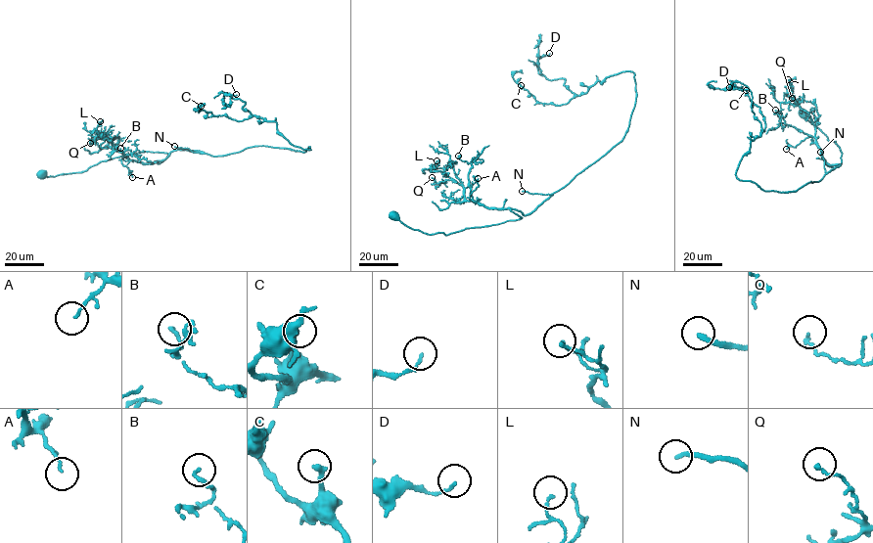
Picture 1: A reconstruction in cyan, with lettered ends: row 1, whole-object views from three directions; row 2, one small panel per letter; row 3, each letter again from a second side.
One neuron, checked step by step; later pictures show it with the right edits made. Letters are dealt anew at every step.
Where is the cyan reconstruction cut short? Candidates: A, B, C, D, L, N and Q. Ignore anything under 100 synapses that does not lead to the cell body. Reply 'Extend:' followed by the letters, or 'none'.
Extend: N

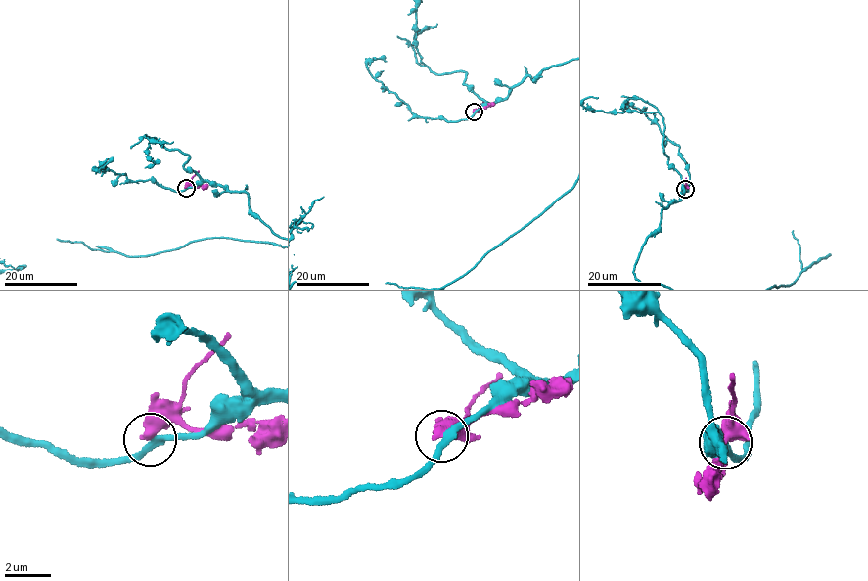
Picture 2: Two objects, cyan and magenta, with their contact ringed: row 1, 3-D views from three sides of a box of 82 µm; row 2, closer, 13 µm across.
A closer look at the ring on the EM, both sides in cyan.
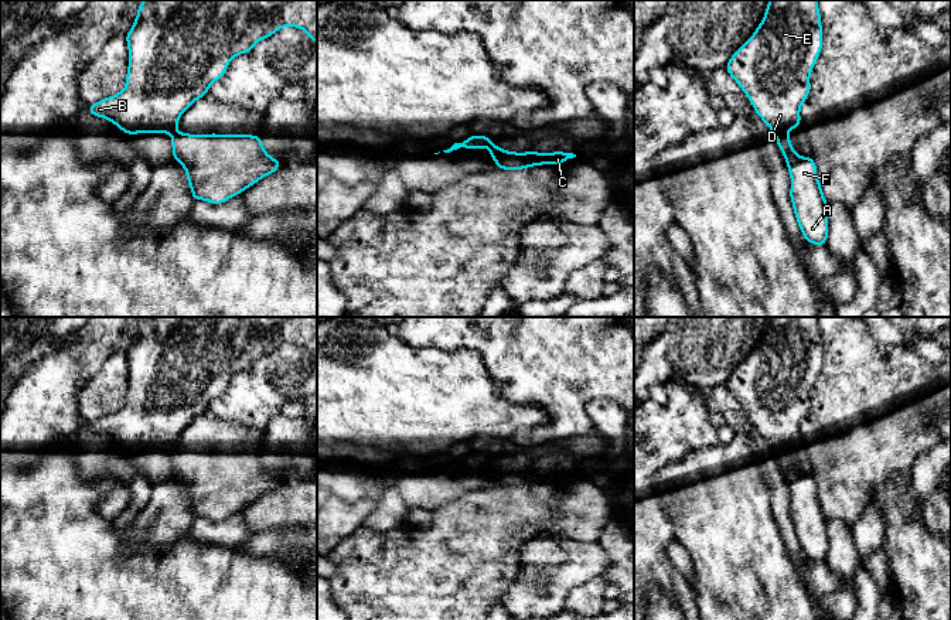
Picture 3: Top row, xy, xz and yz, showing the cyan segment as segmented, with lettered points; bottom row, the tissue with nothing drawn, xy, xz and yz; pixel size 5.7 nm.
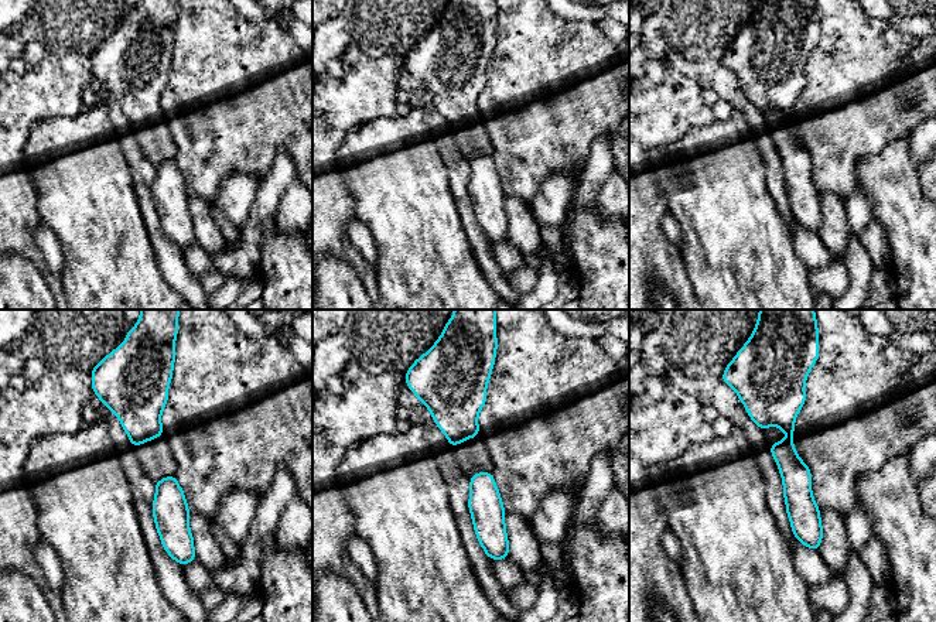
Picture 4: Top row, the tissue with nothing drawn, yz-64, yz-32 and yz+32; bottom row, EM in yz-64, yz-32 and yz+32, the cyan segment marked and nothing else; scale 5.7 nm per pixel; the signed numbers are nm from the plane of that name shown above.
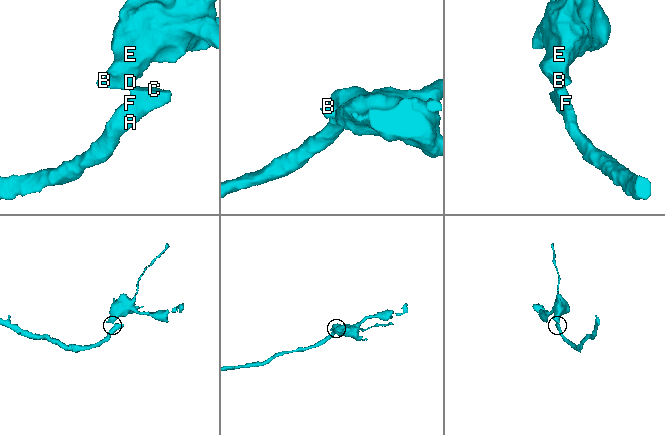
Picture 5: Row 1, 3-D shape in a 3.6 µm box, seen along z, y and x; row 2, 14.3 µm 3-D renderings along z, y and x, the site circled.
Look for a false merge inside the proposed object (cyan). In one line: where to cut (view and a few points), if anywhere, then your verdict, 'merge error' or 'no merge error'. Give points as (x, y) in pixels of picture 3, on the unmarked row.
cut in yz along (786, 448), (776, 453); merge error

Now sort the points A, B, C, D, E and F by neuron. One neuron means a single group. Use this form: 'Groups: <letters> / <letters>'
Groups: A C F / B D E

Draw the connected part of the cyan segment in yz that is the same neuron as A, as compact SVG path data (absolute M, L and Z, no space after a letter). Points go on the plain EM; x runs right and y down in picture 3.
M787 449L777 452L776 457L790 487L790 514L800 546L807 559L826 562L828 519L817 494L815 478L811 474L801 474L794 469Z

